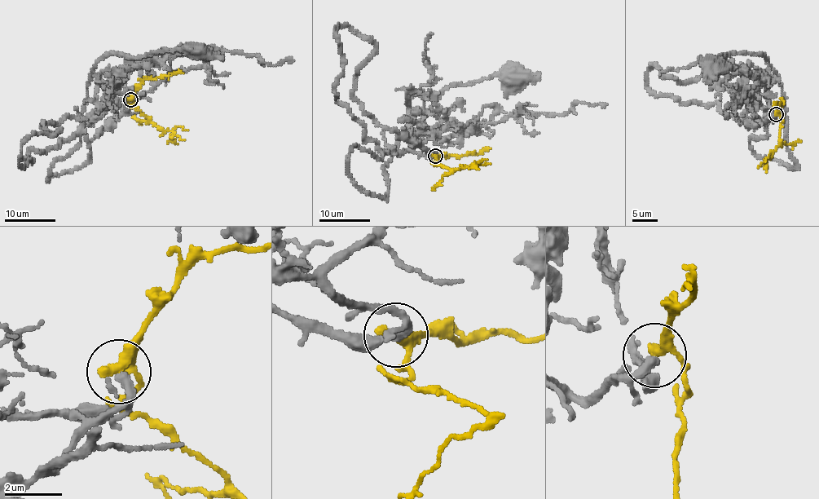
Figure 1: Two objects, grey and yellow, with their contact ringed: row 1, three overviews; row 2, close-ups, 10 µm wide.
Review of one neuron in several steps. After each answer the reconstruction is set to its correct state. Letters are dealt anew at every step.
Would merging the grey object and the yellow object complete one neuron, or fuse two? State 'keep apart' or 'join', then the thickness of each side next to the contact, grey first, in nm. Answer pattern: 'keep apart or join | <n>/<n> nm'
keep apart | 320/320 nm

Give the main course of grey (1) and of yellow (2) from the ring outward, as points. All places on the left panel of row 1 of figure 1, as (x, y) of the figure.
1: (130, 99), (89, 115), (49, 180), (89, 158), (81, 110), (98, 62), (195, 51)
2: (130, 99), (134, 99), (134, 107), (160, 130), (169, 130), (183, 140)

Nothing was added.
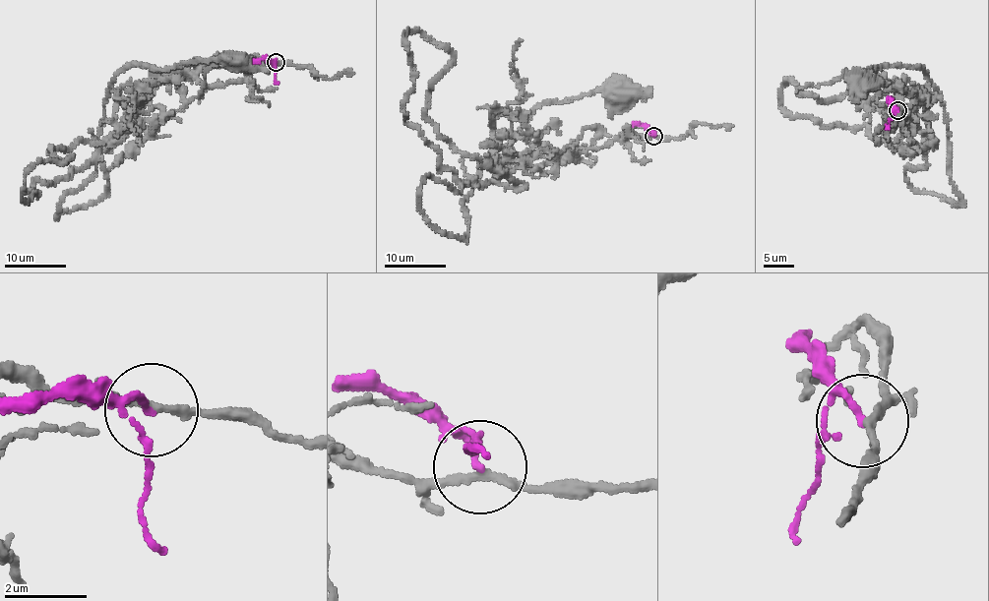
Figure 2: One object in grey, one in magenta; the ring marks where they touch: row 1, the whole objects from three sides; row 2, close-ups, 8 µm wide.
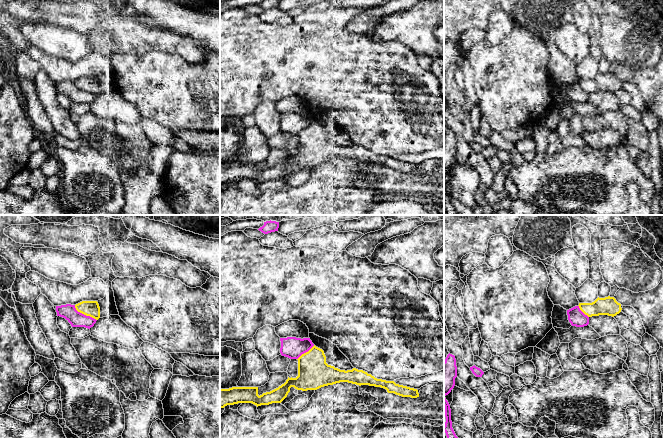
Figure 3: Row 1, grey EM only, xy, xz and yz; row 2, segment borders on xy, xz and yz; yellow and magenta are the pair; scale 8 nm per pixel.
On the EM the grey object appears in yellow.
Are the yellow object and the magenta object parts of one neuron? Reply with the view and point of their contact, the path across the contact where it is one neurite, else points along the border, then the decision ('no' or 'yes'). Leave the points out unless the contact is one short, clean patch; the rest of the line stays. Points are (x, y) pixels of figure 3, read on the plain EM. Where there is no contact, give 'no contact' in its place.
meets yellow in xy at (84, 90); border along xy (74, 81), (78, 87), (96, 96); no

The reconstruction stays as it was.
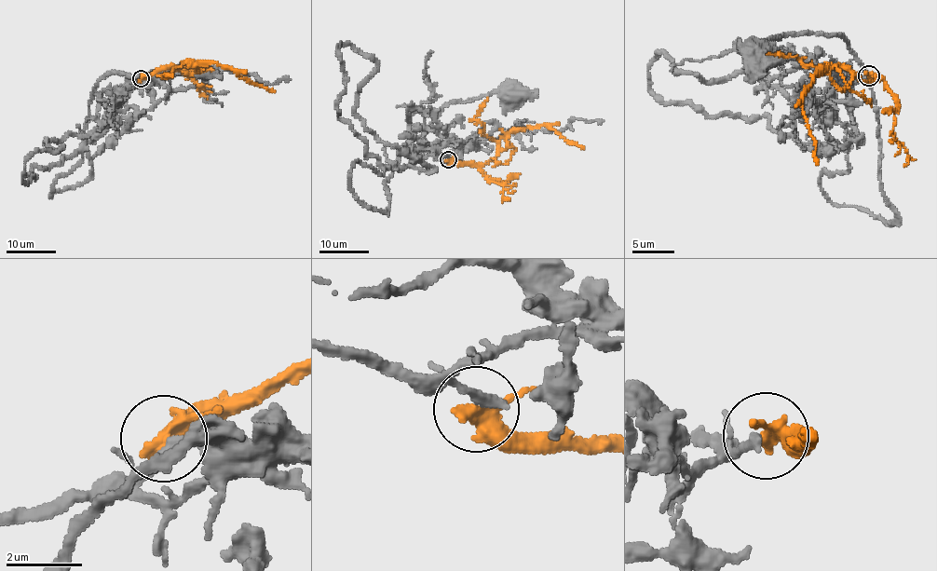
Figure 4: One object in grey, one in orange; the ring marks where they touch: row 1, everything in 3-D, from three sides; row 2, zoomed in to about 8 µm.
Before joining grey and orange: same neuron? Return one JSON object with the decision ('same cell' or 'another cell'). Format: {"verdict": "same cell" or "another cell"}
{"verdict": "another cell"}

